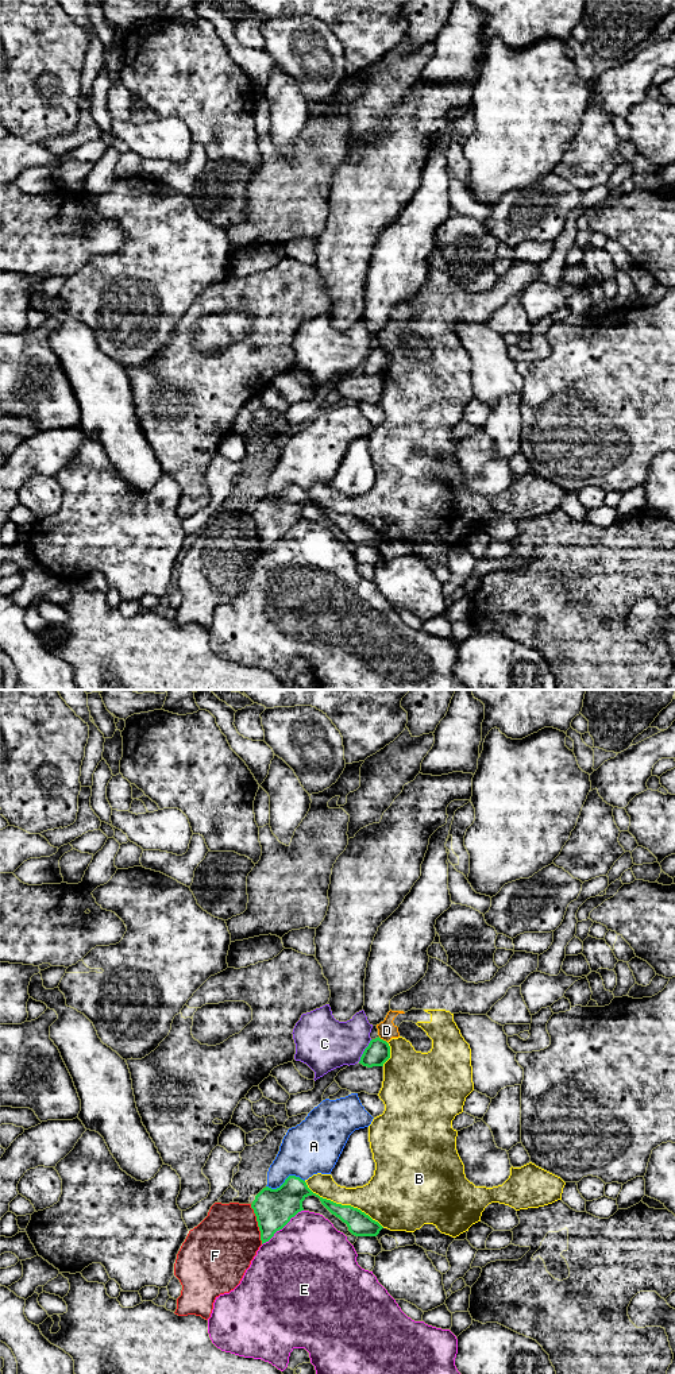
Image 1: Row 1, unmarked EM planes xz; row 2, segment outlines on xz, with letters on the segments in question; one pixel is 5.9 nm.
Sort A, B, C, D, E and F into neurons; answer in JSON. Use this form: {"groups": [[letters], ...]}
{"groups": [["A"], ["B", "D"], ["C"], ["E"], ["F"]]}

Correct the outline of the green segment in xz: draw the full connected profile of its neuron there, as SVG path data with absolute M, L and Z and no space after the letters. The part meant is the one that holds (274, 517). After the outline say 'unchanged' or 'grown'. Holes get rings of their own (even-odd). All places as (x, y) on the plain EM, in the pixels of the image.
M289 485L285 491L277 497L271 498L269 495L263 497L251 513L254 522L256 525L258 536L261 540L262 553L269 551L274 543L282 539L292 526L294 526L298 521L304 520L302 510L308 505L316 505L320 507L321 513L336 526L339 526L343 532L347 533L348 540L355 545L377 545L379 540L383 537L378 530L373 529L369 524L362 521L358 517L351 514L336 513L331 509L323 507L319 503L313 502L306 491L296 485Z | unchanged

